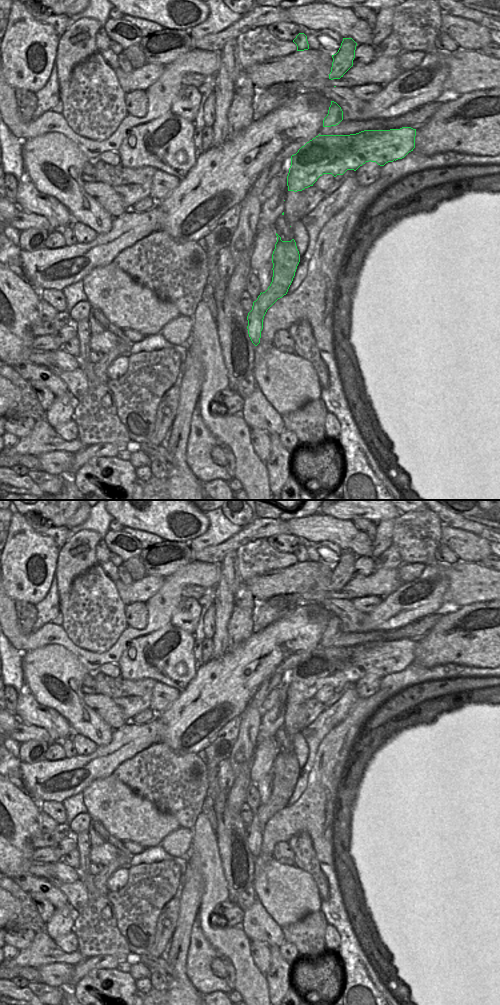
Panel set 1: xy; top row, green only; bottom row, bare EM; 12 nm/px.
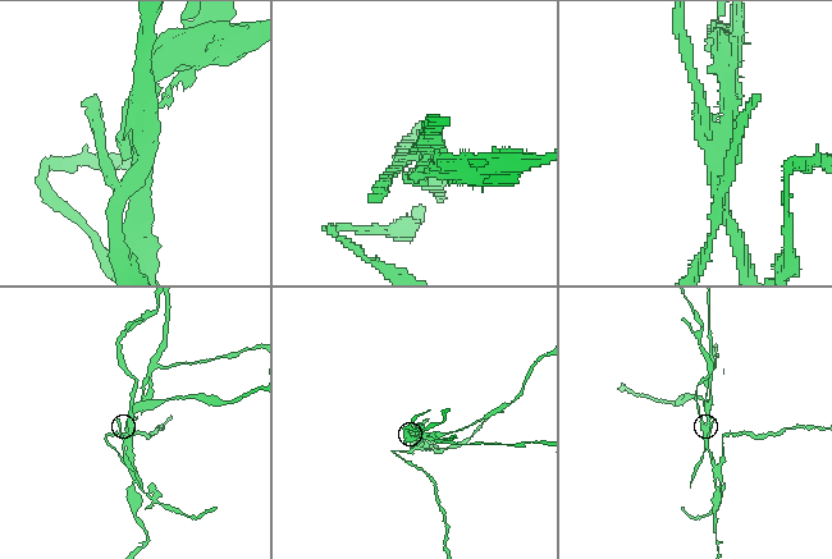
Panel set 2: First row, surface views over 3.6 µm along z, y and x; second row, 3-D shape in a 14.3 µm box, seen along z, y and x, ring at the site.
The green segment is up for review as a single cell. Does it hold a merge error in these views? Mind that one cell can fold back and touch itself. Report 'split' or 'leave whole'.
split

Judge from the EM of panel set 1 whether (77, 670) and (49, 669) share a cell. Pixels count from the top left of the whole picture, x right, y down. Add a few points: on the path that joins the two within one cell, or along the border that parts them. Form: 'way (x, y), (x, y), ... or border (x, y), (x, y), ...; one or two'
way (70, 670), (56, 670); one

